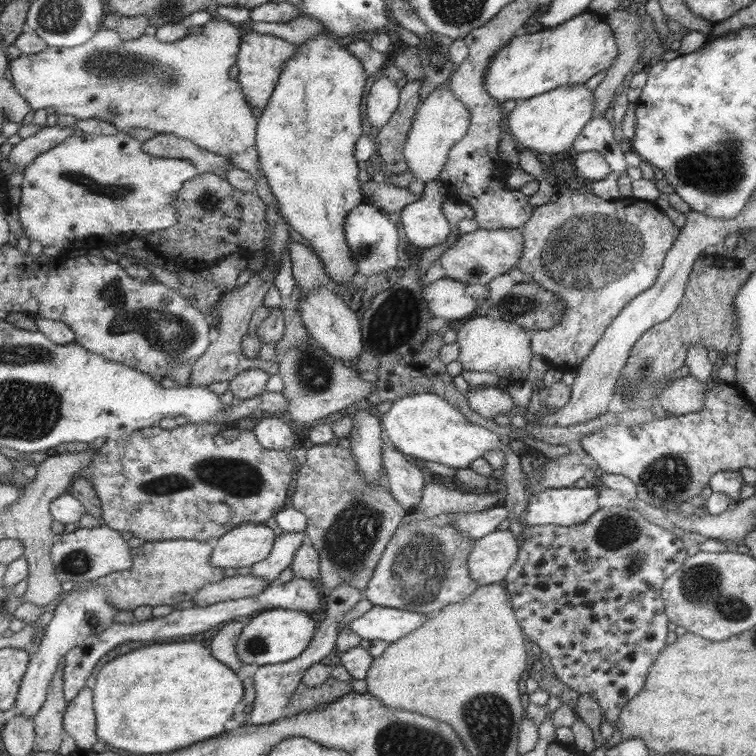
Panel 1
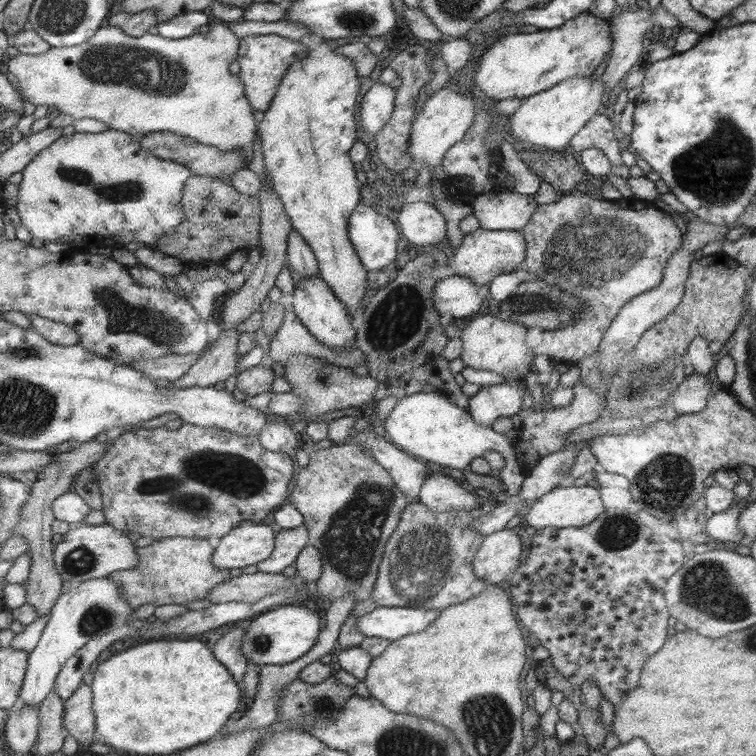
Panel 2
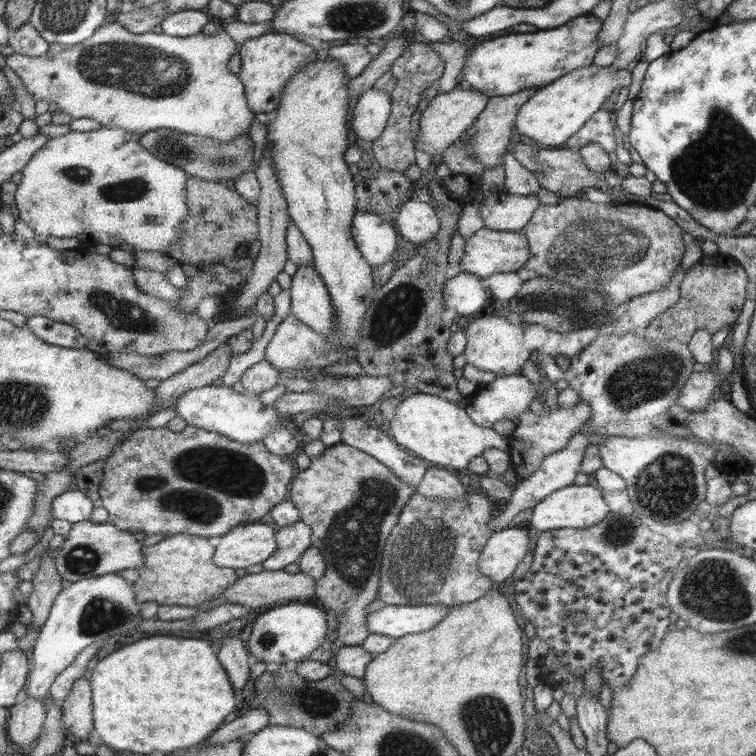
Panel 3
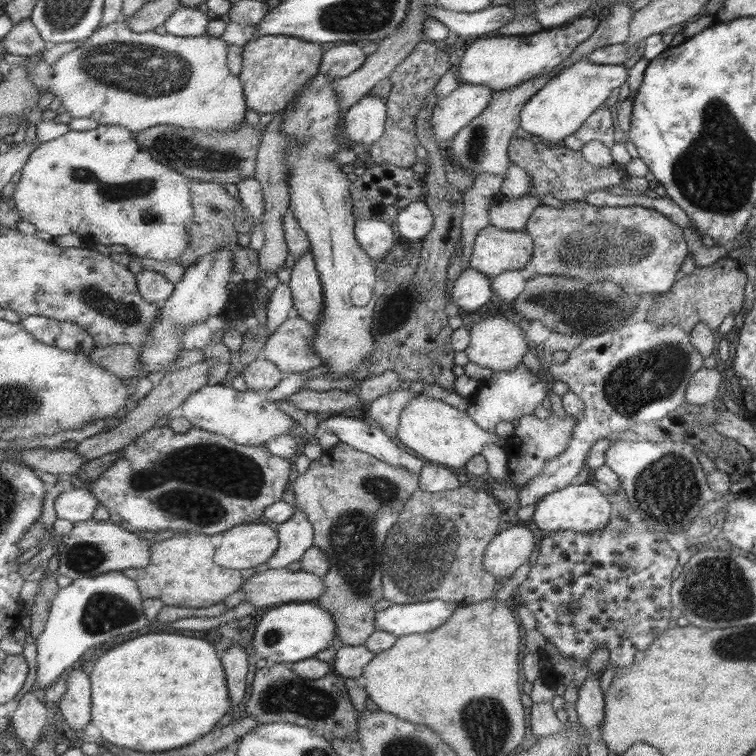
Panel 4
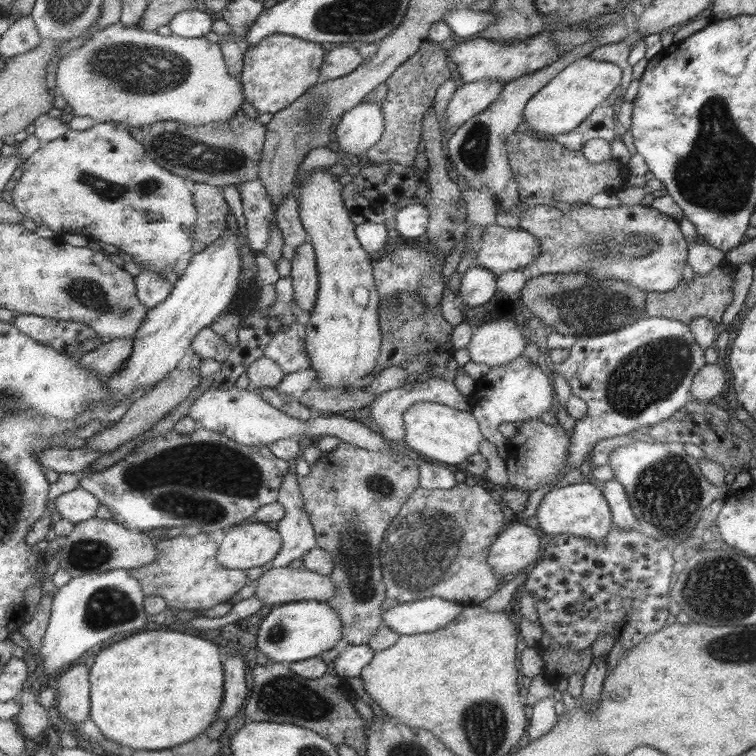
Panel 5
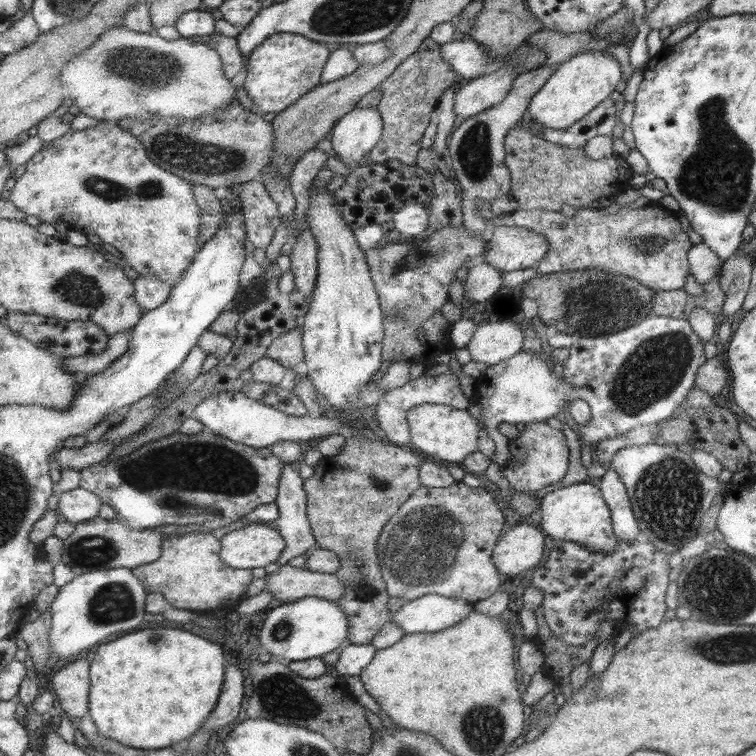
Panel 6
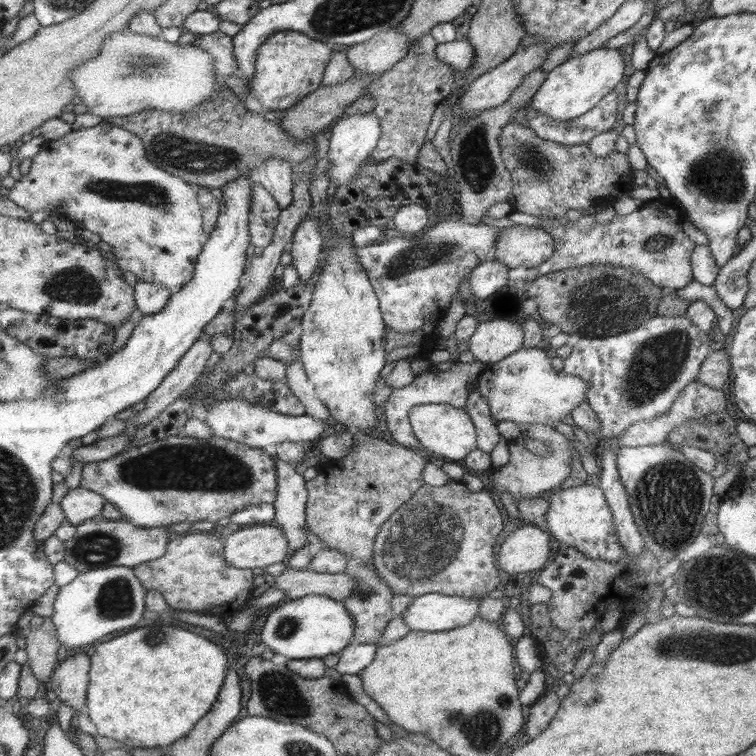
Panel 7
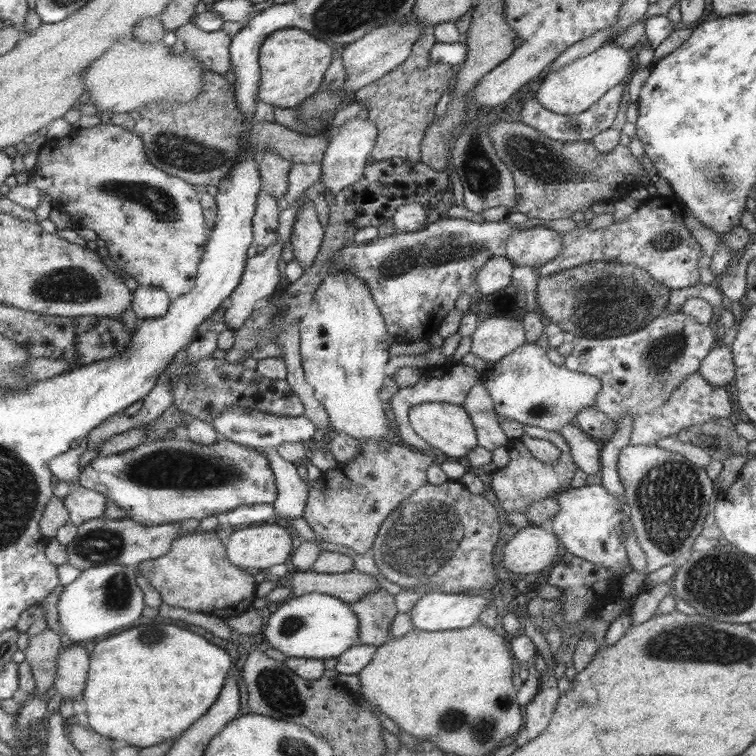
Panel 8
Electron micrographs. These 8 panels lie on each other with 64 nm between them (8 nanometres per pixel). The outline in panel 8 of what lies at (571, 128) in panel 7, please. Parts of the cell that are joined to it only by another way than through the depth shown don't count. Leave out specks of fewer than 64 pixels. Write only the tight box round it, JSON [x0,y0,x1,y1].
[519,84,625,142]

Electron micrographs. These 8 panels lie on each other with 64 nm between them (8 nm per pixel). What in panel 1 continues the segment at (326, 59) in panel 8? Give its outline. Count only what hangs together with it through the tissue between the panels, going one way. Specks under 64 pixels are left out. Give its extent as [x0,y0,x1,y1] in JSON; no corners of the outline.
[236,32,298,111]

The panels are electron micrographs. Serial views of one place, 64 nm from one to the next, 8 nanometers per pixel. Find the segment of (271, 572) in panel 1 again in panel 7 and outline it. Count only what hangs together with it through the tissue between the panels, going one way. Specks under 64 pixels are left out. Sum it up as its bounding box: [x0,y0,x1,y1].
[273,458,309,554]

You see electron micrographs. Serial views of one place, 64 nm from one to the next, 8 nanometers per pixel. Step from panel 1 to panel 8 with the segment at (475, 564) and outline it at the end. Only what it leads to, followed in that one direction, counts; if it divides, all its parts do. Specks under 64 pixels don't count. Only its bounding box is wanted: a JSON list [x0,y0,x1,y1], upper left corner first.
[503,525,557,574]

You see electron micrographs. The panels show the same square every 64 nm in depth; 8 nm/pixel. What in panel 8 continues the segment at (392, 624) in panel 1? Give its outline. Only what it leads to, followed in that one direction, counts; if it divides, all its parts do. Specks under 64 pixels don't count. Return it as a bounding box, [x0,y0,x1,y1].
[409,590,491,632]

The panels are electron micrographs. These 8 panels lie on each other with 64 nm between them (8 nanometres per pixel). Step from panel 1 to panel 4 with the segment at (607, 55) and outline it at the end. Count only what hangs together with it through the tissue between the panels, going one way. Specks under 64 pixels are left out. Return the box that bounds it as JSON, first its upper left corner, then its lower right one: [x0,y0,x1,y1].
[457,15,599,93]

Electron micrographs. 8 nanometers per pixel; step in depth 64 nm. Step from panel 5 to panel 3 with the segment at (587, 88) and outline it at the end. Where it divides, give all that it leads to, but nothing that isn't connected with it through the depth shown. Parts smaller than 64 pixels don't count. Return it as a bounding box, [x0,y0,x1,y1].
[514,64,631,148]

